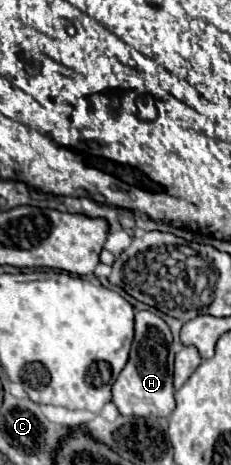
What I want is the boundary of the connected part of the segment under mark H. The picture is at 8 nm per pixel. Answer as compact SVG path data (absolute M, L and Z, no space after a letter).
M139 310L135 314L135 338L131 344L129 360L121 370L121 376L113 384L113 402L123 416L169 416L175 408L175 388L173 388L173 362L171 362L171 330L157 314L149 310Z

